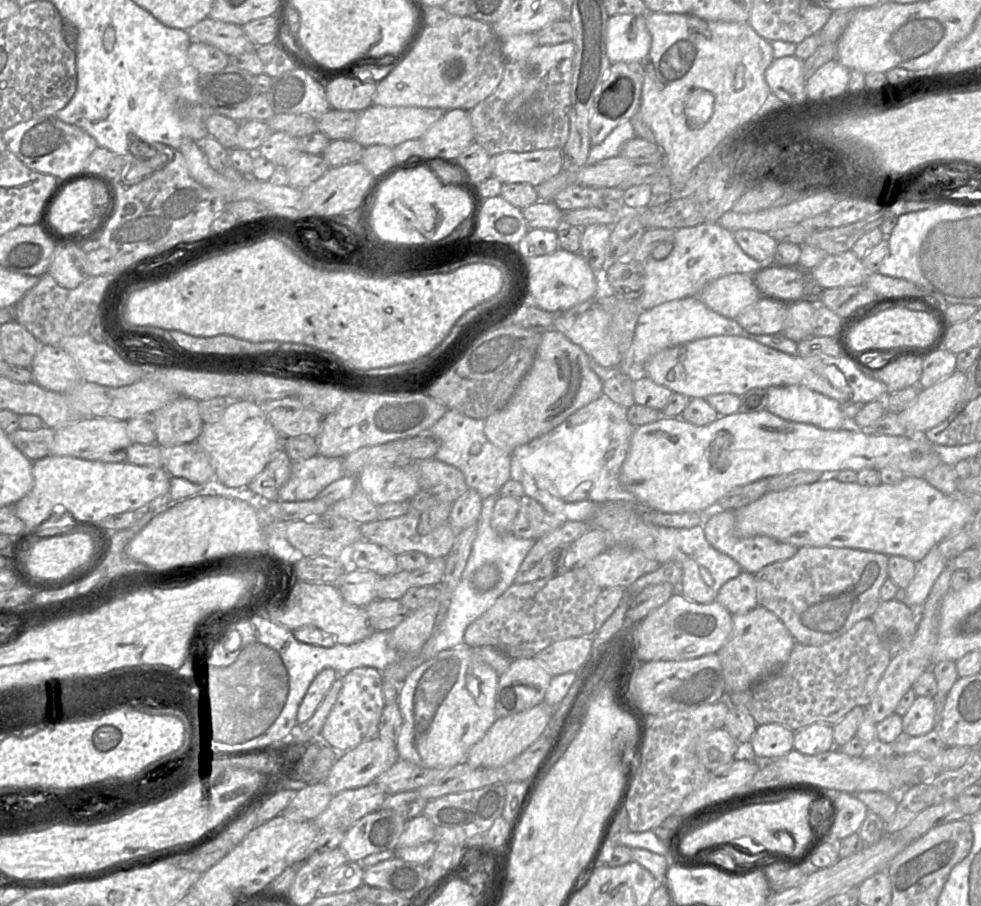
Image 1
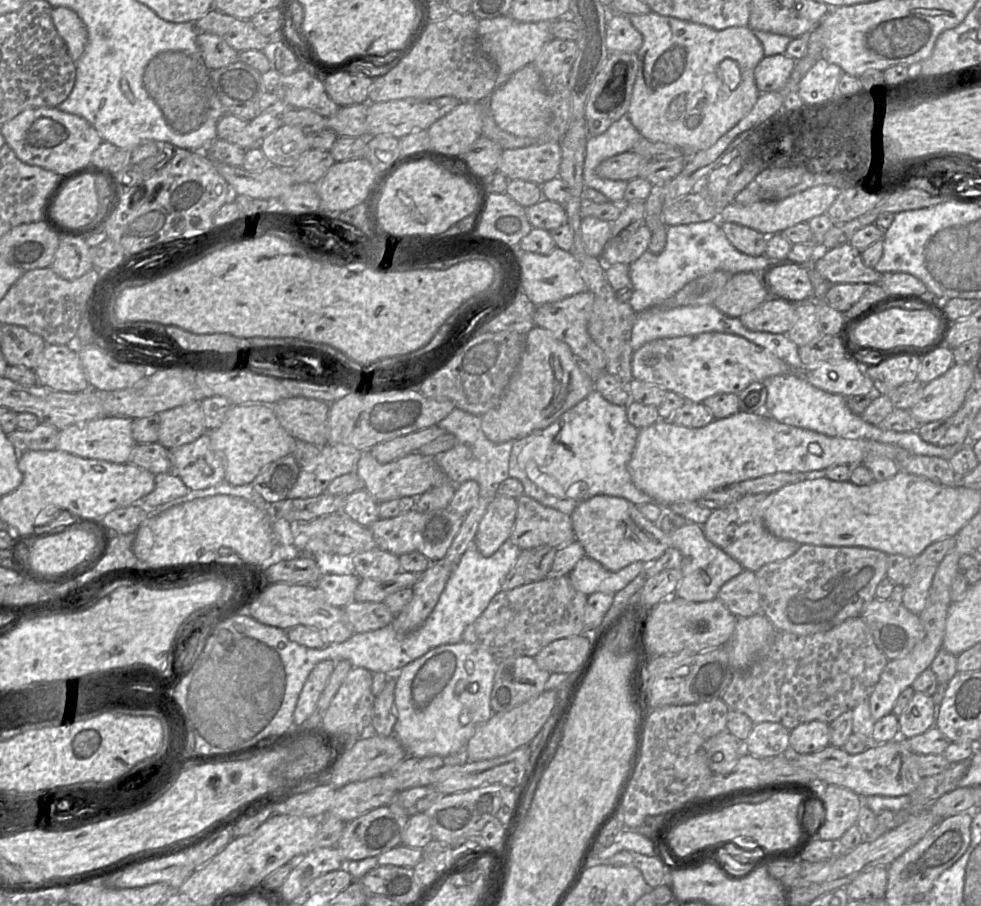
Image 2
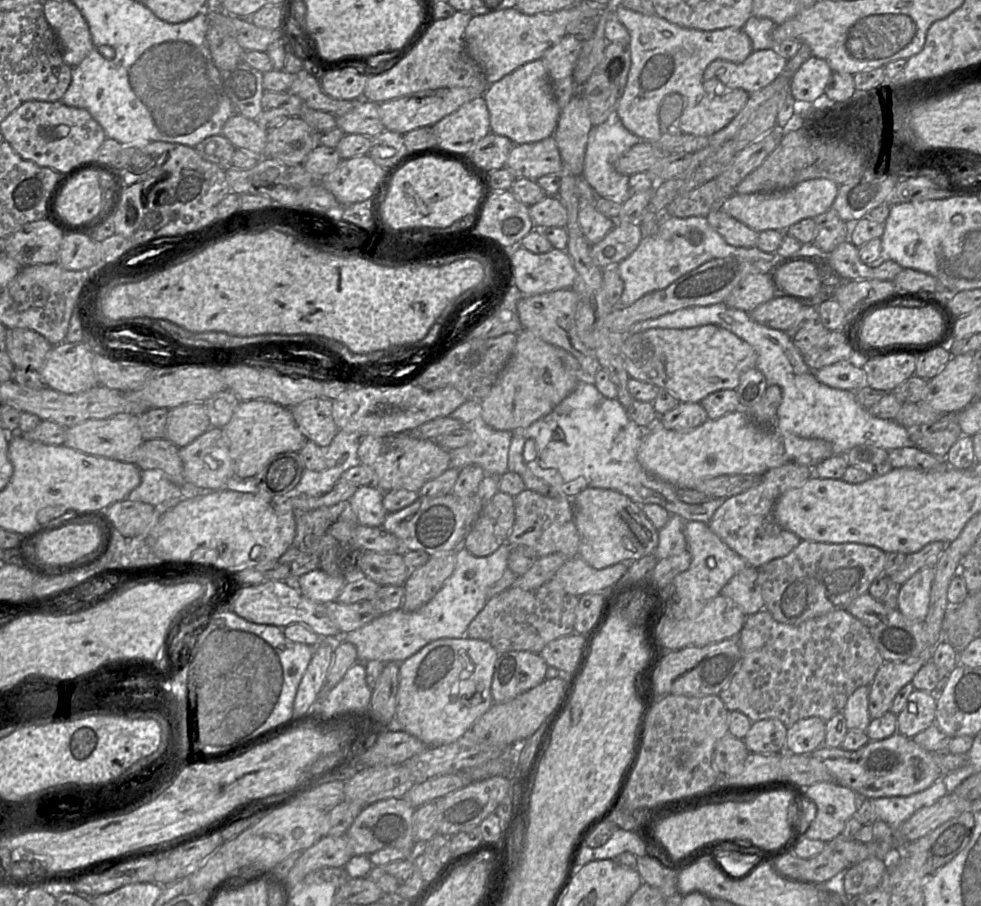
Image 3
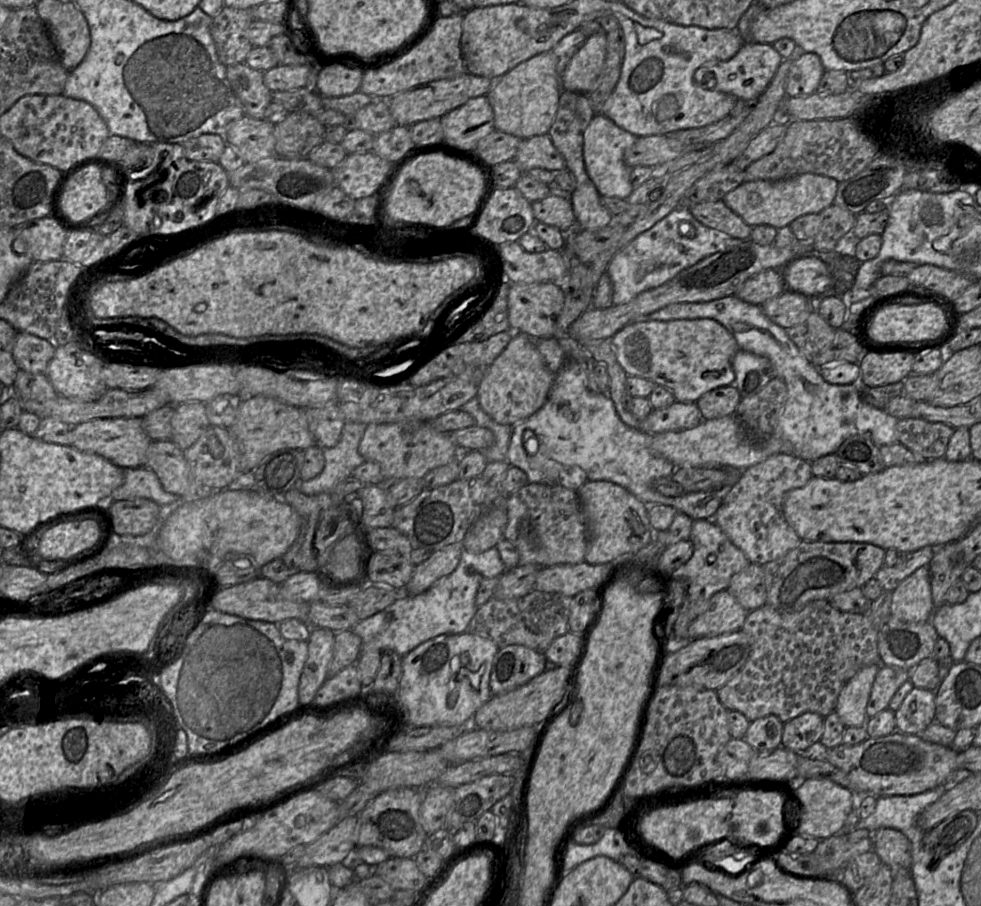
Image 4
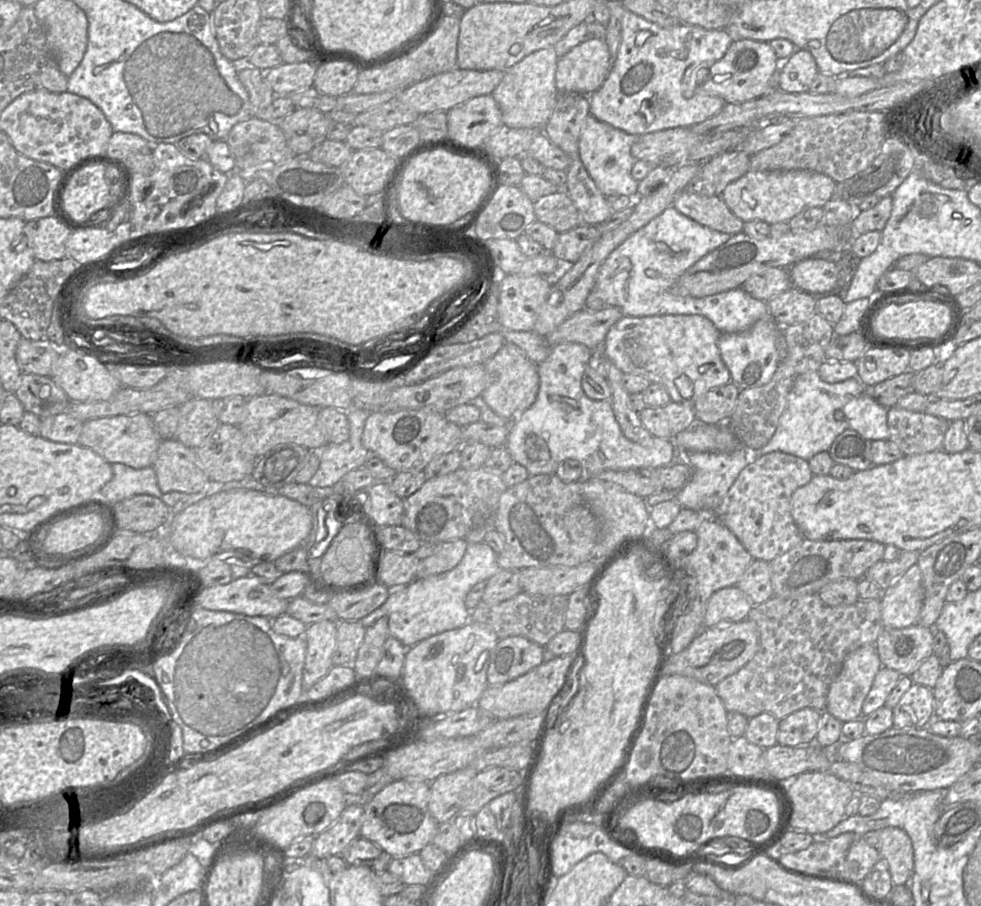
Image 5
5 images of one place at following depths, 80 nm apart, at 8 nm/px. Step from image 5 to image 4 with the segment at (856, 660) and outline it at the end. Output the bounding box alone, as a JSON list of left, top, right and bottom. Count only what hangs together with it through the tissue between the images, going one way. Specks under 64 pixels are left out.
[835,663,880,727]

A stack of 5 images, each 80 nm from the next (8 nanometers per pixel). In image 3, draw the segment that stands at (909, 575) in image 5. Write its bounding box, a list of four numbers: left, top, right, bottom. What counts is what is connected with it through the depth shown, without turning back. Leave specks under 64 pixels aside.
[897,566,935,621]

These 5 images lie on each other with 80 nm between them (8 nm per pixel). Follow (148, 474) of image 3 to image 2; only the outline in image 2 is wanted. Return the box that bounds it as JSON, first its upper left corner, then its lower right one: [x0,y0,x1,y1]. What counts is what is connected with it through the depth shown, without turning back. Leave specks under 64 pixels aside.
[139,472,188,509]

